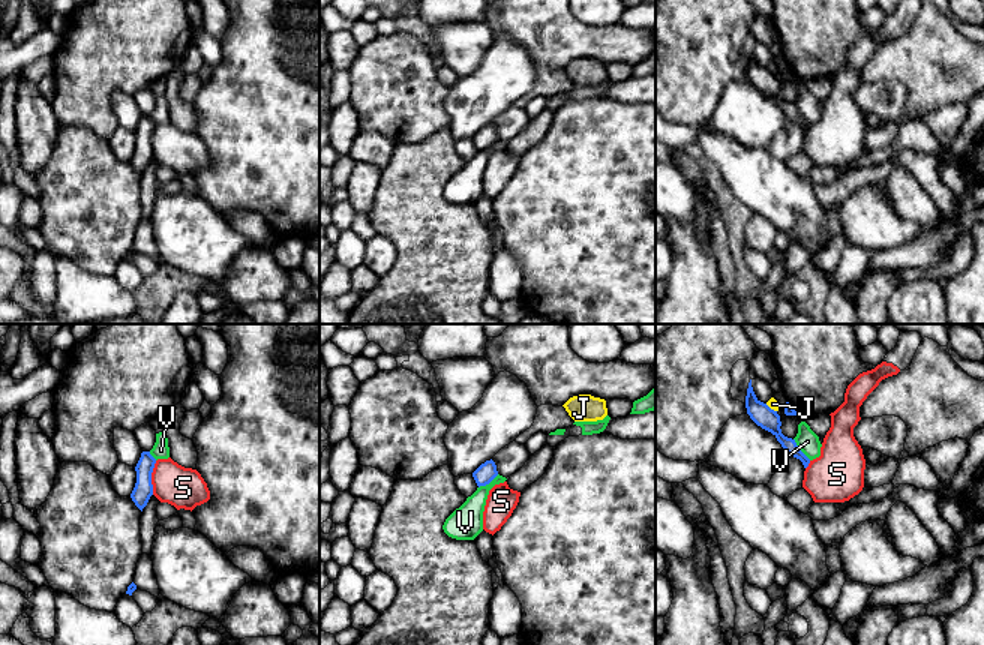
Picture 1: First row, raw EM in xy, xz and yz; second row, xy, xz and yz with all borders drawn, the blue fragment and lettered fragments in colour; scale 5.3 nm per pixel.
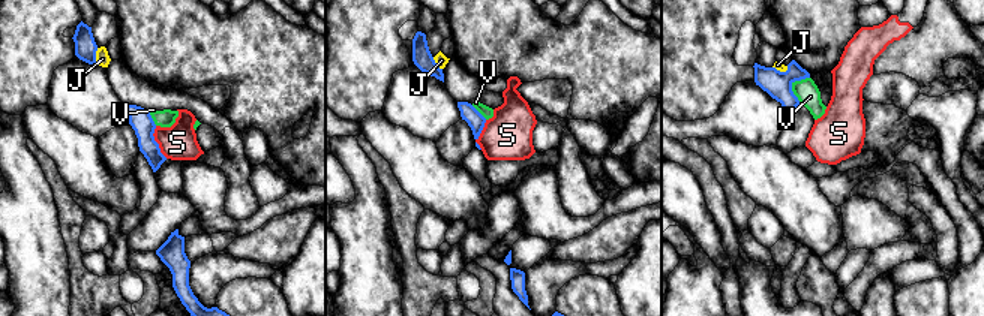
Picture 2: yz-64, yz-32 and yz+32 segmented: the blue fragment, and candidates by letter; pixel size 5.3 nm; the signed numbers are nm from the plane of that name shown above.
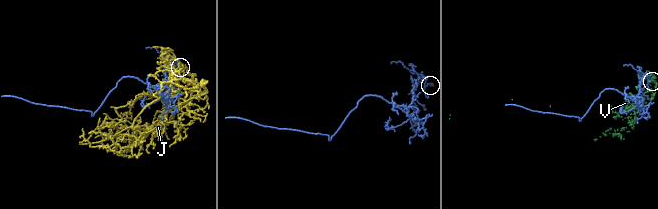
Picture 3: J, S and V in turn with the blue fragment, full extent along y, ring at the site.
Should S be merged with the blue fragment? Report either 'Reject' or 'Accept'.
Reject

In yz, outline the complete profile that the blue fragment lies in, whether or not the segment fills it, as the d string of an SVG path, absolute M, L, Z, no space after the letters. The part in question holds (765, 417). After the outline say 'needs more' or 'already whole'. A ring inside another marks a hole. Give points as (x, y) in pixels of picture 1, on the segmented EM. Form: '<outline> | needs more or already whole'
M752 380L748 382L747 396L746 396L746 408L750 418L760 426L762 429L771 432L782 447L792 454L794 458L800 459L804 468L808 466L810 459L801 452L796 446L795 440L788 438L782 434L782 422L777 411L771 410L766 404L760 402L752 387Z | already whole

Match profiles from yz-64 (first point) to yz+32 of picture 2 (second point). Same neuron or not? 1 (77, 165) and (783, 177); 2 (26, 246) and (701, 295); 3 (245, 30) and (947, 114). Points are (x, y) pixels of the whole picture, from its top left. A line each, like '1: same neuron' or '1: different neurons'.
1: same neuron
2: same neuron
3: different neurons

